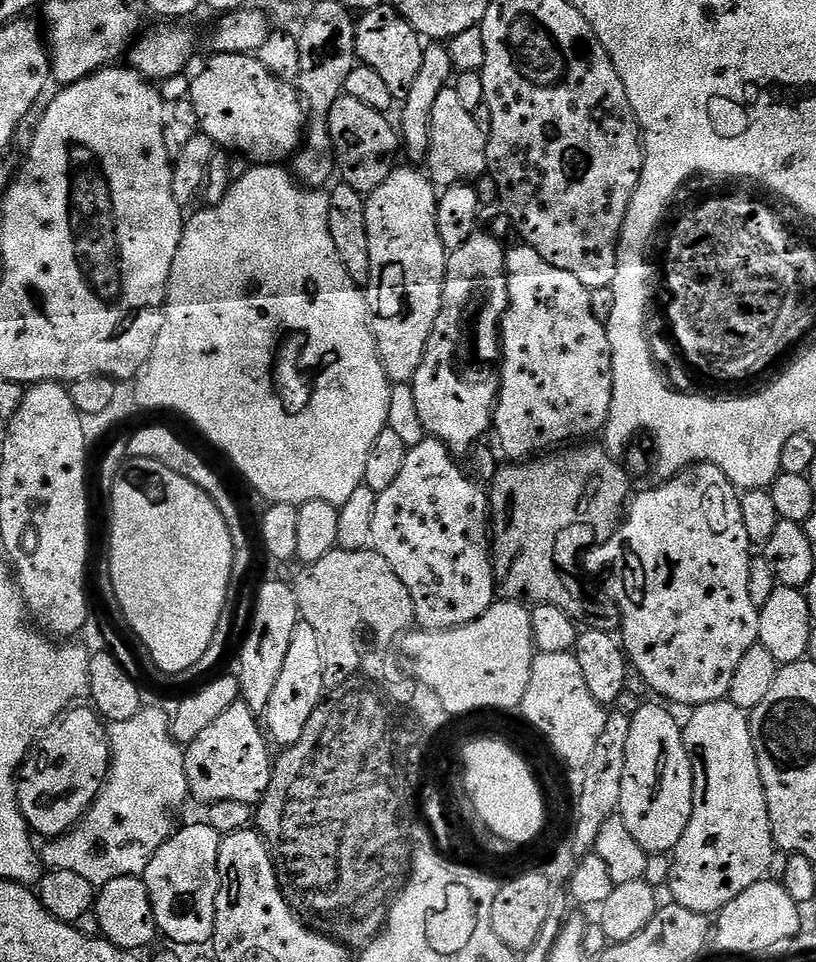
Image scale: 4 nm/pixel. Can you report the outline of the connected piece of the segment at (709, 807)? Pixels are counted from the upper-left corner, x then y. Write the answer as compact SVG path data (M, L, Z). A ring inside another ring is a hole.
M727 698L695 705L691 712L692 717L688 724L686 720L682 731L688 757L692 759L692 813L678 846L671 853L672 874L666 888L672 891L671 899L686 910L716 914L734 902L742 890L750 890L750 886L765 879L774 845L749 713L734 706Z

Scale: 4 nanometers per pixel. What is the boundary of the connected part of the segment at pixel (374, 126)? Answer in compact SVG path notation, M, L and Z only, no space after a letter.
M341 94L334 102L327 116L328 132L332 139L335 167L341 181L354 190L370 193L386 178L390 178L392 169L397 167L396 151L402 148L402 141L397 129L388 121L385 113L366 106L366 102L358 102L358 98L350 98Z

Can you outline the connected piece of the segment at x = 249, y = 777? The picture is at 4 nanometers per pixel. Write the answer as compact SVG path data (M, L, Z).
M237 702L226 714L214 718L214 723L203 734L198 734L194 742L187 744L184 761L189 793L195 799L197 796L204 800L205 805L218 802L255 805L263 800L272 781L274 756L268 753L268 748L270 744L257 713L252 712L248 704Z

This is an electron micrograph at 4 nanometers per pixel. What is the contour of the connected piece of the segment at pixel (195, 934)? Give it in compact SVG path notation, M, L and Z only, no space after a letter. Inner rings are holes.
M207 822L177 827L171 838L150 858L143 874L144 885L154 906L154 918L161 937L176 944L204 944L211 941L216 925L216 903L220 889L218 854L222 837Z

